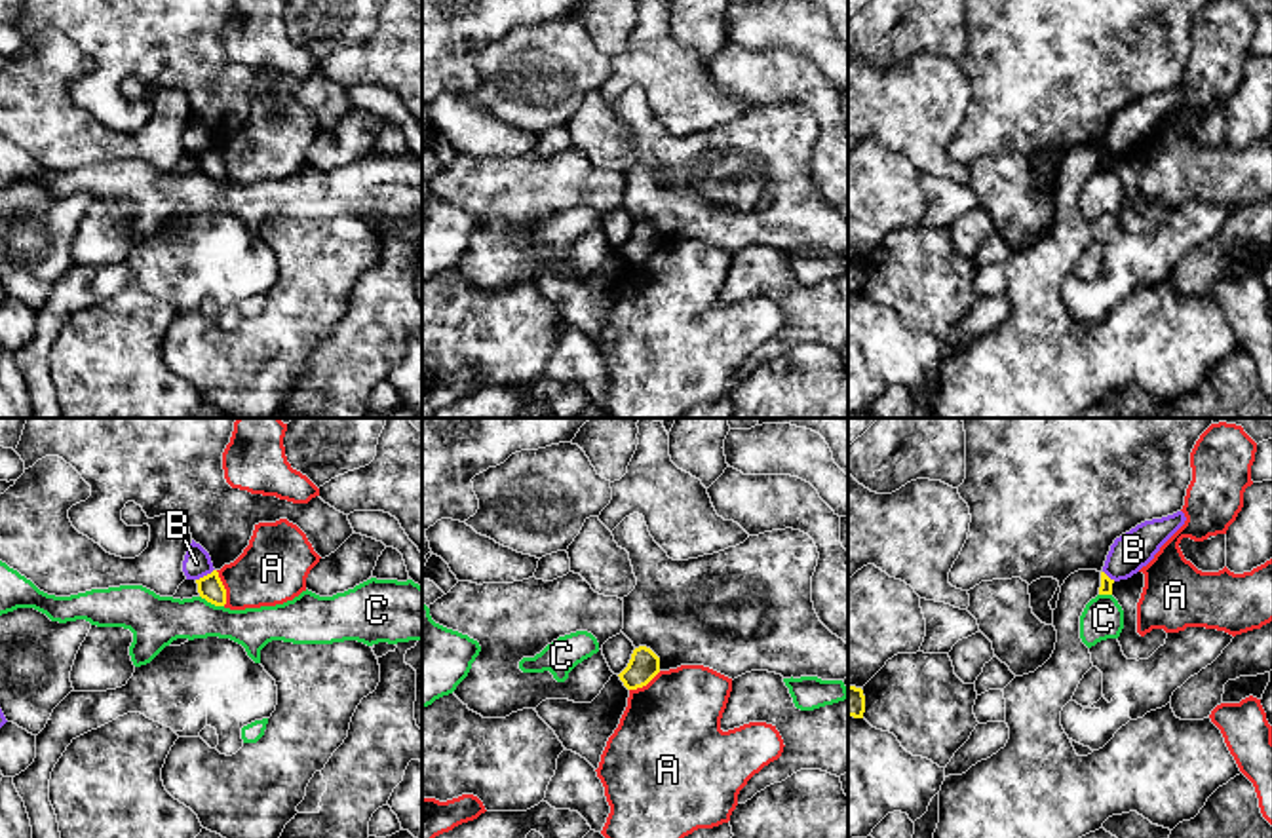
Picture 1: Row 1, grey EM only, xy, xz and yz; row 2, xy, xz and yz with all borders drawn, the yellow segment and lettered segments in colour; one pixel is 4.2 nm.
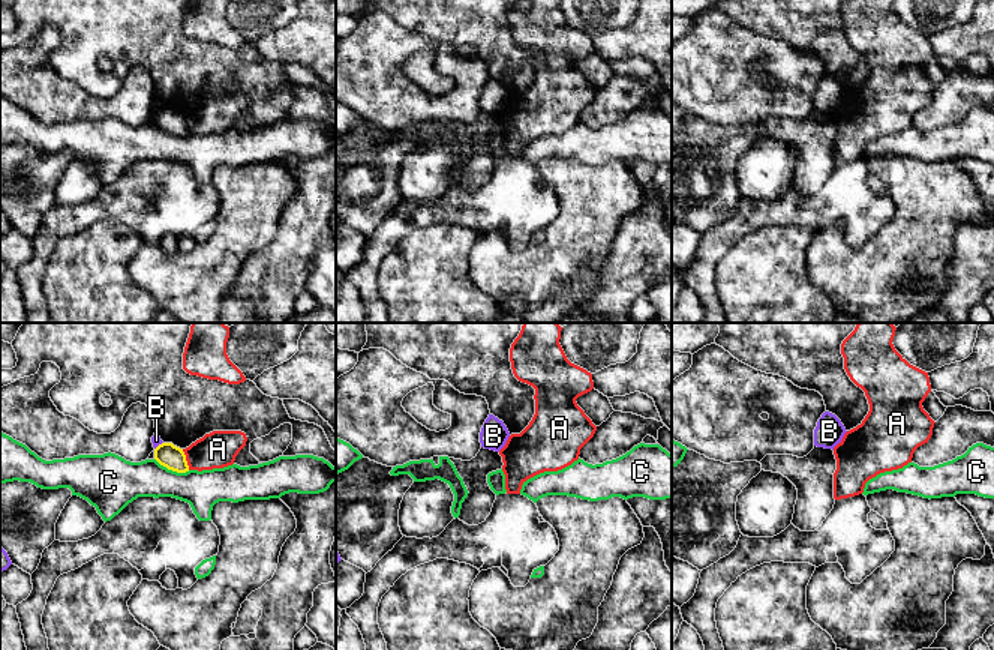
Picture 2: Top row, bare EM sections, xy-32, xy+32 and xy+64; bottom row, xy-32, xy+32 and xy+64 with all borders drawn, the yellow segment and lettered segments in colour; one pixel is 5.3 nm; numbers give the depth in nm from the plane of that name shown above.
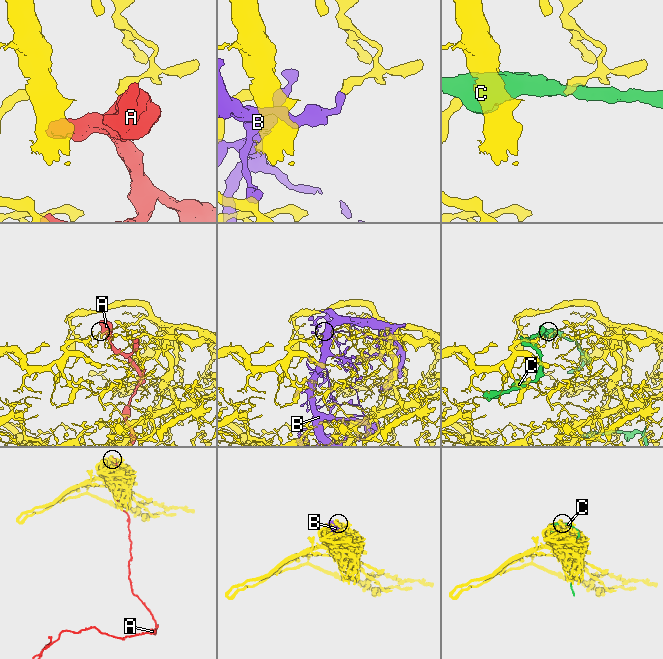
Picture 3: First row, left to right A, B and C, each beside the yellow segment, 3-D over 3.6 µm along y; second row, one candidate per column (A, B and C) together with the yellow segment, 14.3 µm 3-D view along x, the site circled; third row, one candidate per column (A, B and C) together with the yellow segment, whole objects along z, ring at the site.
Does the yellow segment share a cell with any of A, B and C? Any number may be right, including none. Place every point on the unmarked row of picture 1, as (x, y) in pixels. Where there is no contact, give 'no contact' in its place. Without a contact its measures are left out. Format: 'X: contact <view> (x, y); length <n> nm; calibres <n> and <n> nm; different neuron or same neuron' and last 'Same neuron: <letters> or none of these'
A: contact xy (223, 162); length 160 nm; calibres 110 and 300 nm; different neuron
B: contact xy (204, 151); length 90 nm; calibres 110 and 120 nm; different neuron
C: contact xy (212, 177); length 120 nm; calibres 110 and 220 nm; different neuron
Same neuron: none of these

